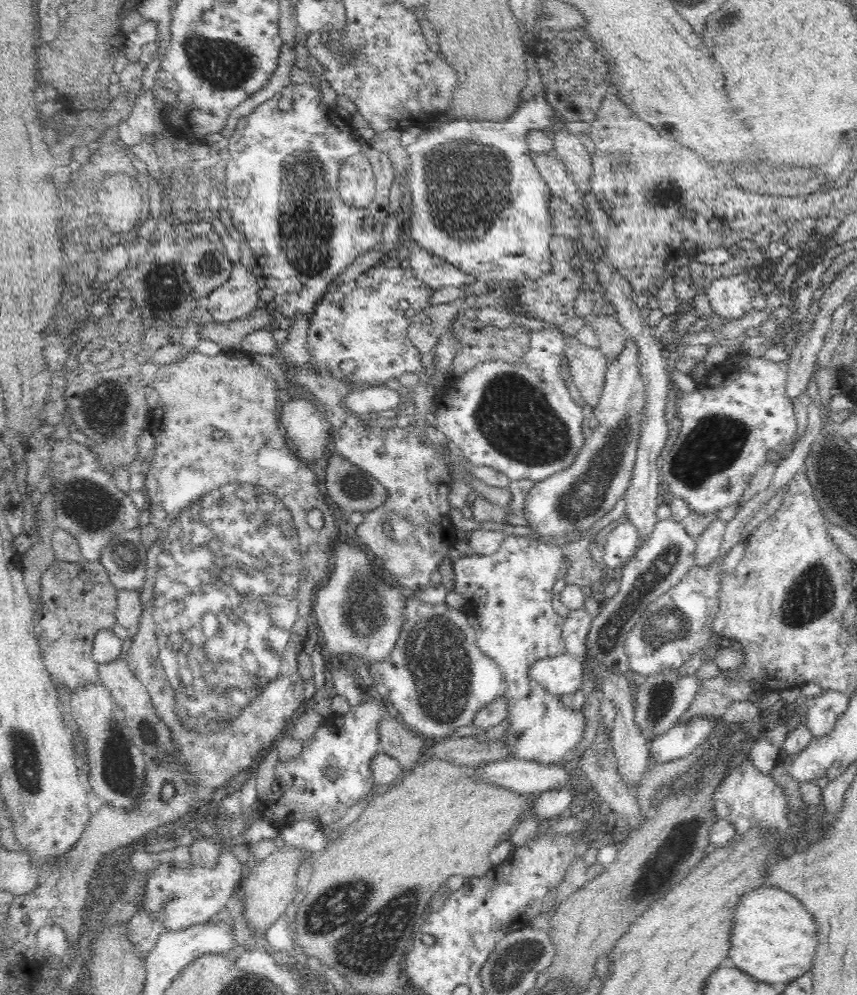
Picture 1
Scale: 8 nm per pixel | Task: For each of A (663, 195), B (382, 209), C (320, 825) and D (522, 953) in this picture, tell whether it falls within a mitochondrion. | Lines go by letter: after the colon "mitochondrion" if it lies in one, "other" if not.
A: mitochondrion
B: other
C: other
D: mitochondrion

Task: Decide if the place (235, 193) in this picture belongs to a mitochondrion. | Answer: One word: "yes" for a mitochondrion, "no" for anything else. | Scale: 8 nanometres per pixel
no

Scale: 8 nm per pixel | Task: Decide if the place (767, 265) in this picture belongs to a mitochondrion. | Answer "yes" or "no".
no

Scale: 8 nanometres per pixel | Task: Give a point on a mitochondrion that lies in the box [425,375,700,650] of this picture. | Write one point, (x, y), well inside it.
(583, 497)

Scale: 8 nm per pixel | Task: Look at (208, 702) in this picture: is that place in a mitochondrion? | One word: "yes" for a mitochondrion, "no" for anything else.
yes

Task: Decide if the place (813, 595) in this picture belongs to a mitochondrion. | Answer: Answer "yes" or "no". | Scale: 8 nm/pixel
yes

